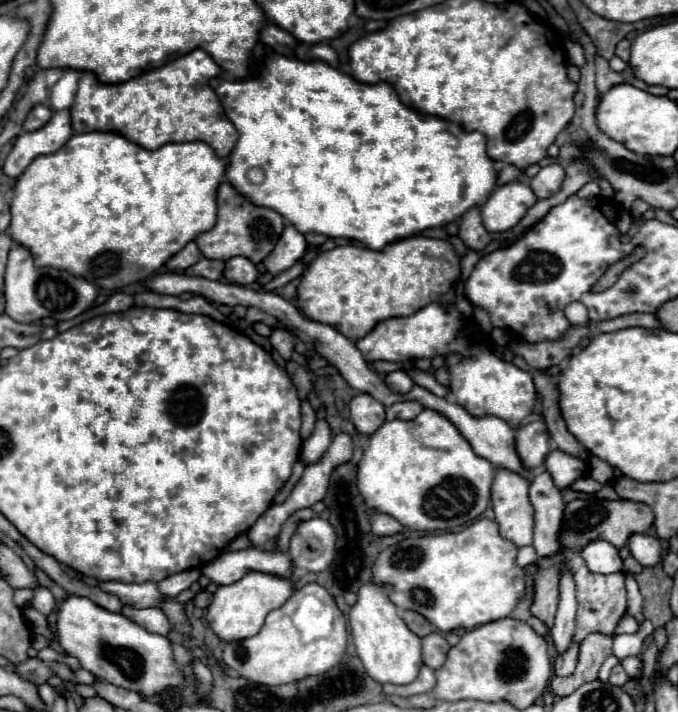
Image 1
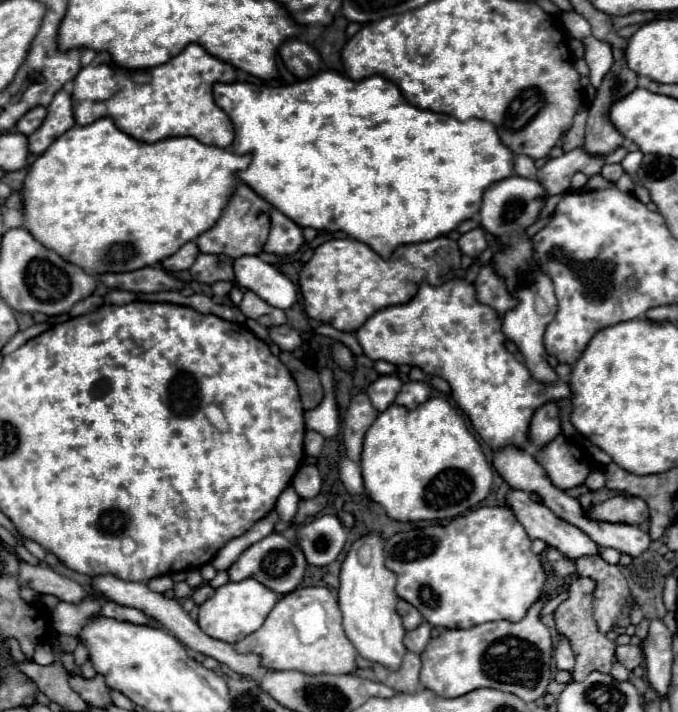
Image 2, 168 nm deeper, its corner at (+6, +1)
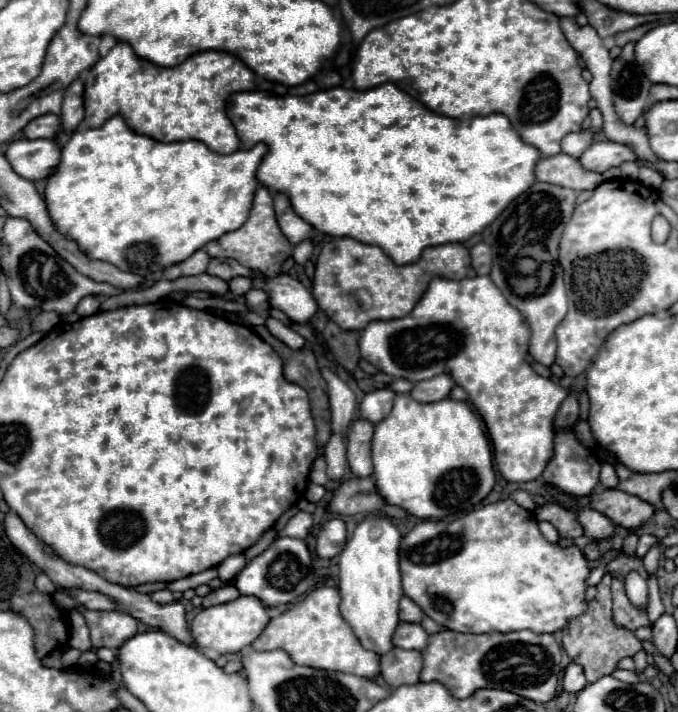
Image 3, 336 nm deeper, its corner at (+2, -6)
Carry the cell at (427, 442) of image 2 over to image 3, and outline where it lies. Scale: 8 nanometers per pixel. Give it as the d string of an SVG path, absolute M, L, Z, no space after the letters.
M398 393L392 413L376 423L372 463L380 497L418 519L450 519L450 515L470 513L496 483L482 421L468 403L454 399L422 405Z

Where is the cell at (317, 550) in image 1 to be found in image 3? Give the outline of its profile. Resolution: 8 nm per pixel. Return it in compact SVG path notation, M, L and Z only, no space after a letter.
M330 519L322 525L316 537L316 555L322 559L332 559L342 553L346 543L346 525L342 519Z

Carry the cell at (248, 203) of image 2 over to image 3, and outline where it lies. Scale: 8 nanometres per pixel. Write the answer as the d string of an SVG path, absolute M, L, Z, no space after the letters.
M258 187L256 195L254 195L254 205L252 211L248 215L248 221L236 229L230 231L226 235L222 235L220 239L210 241L206 247L210 257L220 257L220 259L236 259L240 265L248 267L248 269L258 269L264 275L278 275L282 263L292 255L292 245L282 237L276 217L274 217L274 207L272 207L272 195L266 187Z

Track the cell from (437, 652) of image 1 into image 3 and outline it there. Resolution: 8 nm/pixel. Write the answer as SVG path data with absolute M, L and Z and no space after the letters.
M400 623L394 635L394 645L400 649L424 651L428 647L428 633L422 629L422 625Z

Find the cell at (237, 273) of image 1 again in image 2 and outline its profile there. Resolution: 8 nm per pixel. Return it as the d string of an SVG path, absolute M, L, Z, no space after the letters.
M242 256L234 262L236 284L256 292L276 308L290 308L298 302L298 286L276 266L262 262L258 256Z

